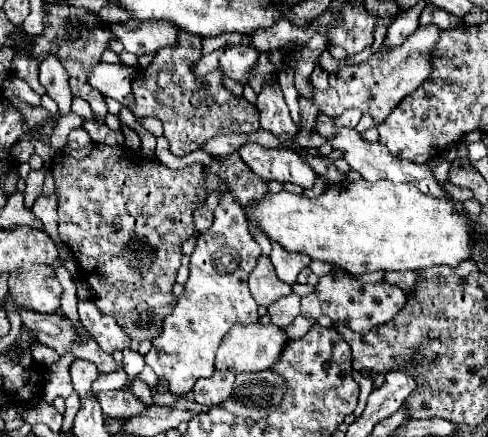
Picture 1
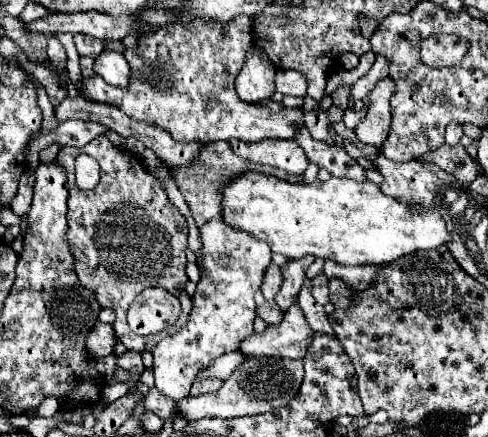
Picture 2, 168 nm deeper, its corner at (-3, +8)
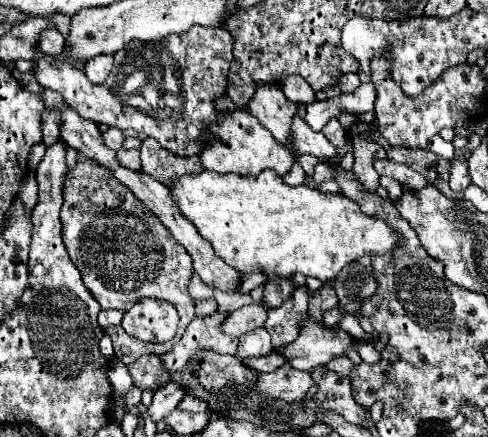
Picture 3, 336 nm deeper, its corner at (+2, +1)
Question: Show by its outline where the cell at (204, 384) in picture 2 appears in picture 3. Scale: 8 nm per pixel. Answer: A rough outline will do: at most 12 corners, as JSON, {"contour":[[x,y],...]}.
{"contour":[[186,395],[178,407],[182,411],[206,413],[206,403]]}

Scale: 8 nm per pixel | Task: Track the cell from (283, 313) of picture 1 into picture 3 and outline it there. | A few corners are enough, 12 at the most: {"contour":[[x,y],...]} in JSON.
{"contour":[[250,305],[232,311],[220,329],[250,333],[266,321],[266,309]]}

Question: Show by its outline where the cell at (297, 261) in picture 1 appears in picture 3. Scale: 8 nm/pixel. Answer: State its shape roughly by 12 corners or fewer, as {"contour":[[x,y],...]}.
{"contour":[[296,287],[284,305],[268,311],[264,327],[274,349],[298,337],[308,291]]}

